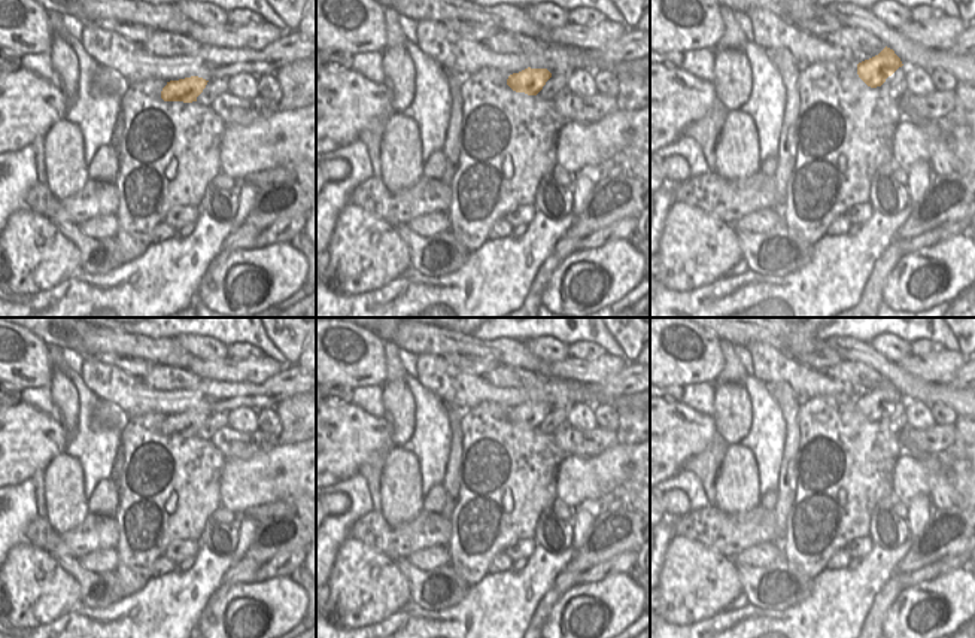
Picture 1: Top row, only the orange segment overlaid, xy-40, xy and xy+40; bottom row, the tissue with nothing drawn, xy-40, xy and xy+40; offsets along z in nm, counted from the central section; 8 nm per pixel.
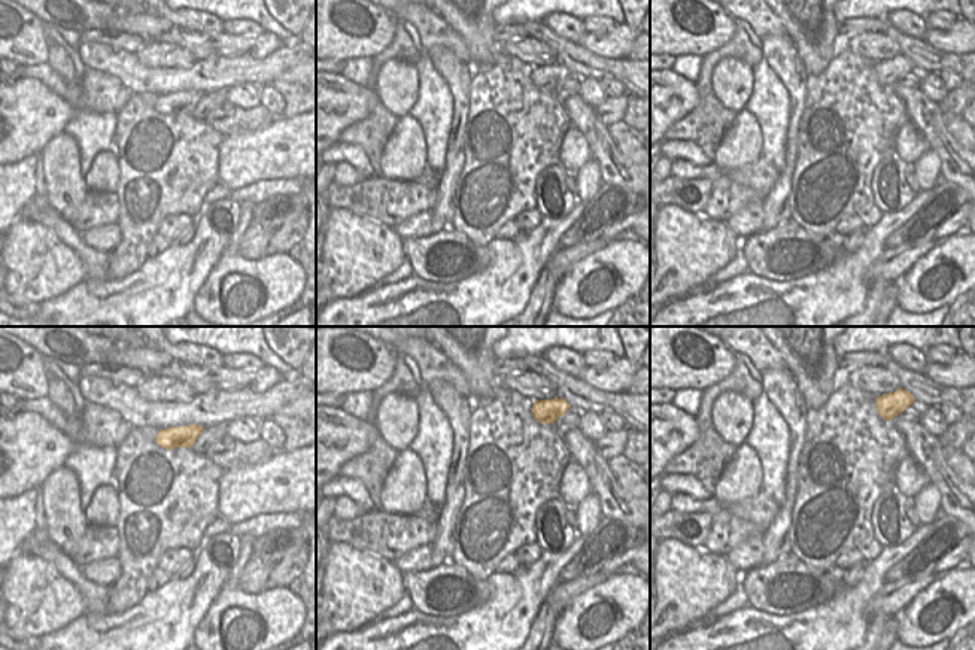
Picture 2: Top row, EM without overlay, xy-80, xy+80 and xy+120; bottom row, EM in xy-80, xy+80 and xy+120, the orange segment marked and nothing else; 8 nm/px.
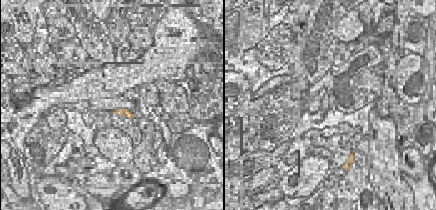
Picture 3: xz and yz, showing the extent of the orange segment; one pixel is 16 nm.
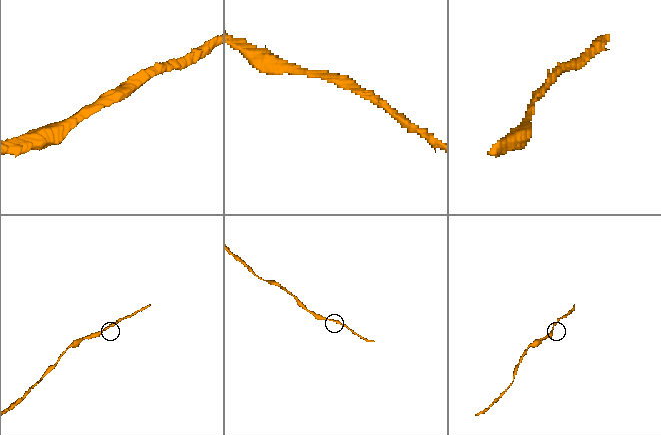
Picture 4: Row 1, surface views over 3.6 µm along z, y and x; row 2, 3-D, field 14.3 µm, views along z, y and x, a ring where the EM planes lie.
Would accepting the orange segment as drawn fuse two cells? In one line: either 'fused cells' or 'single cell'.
single cell

